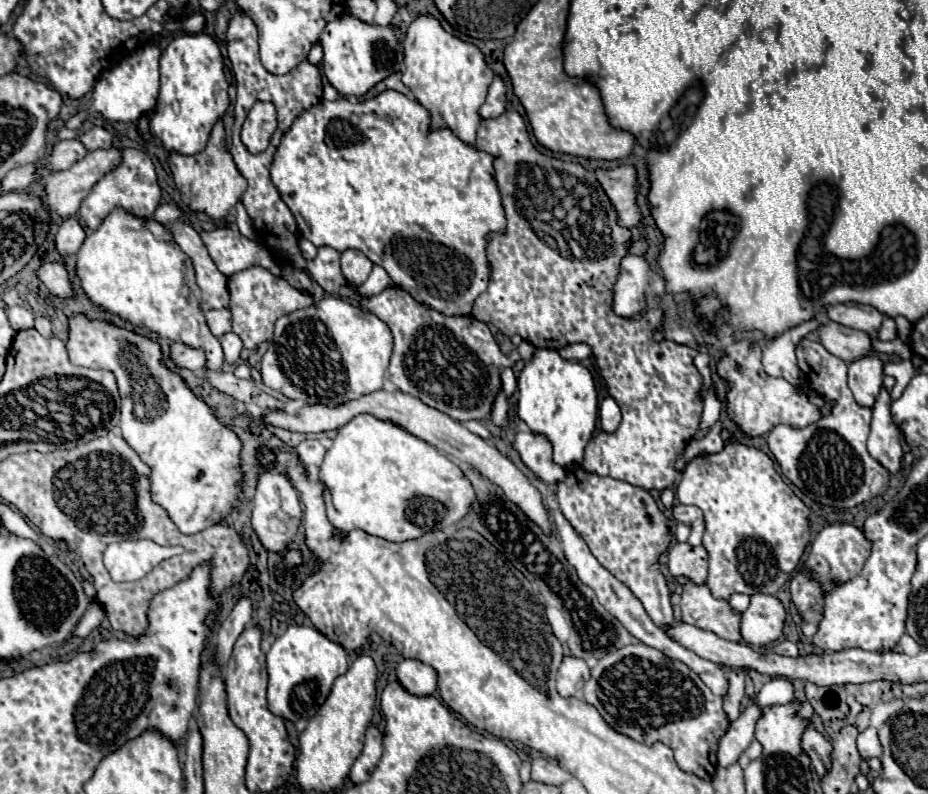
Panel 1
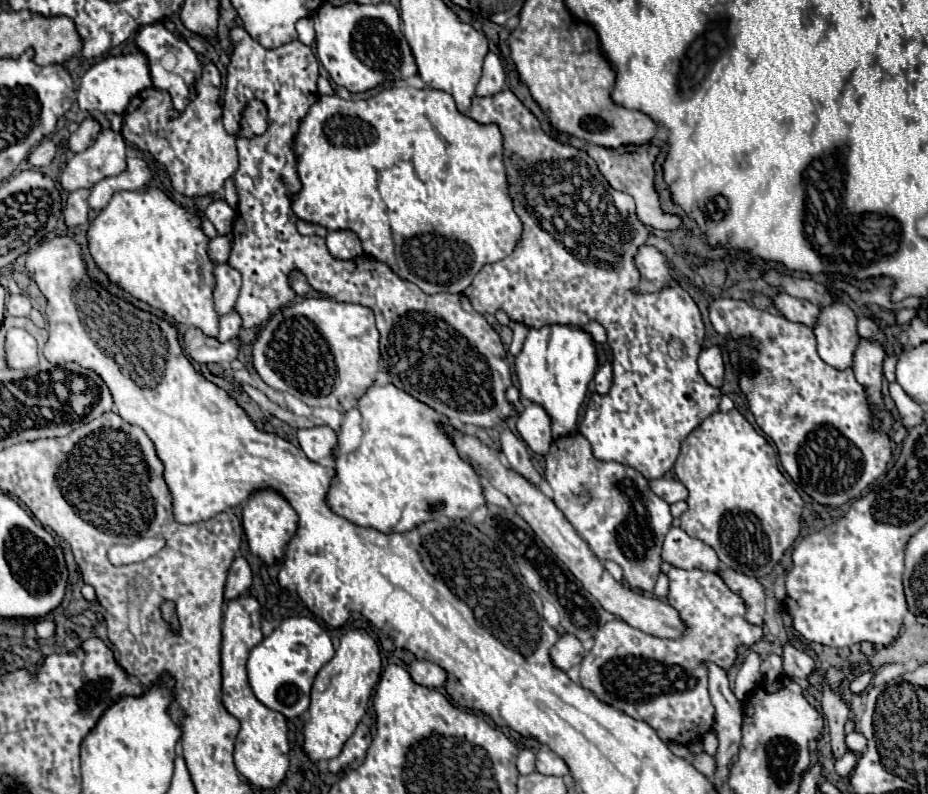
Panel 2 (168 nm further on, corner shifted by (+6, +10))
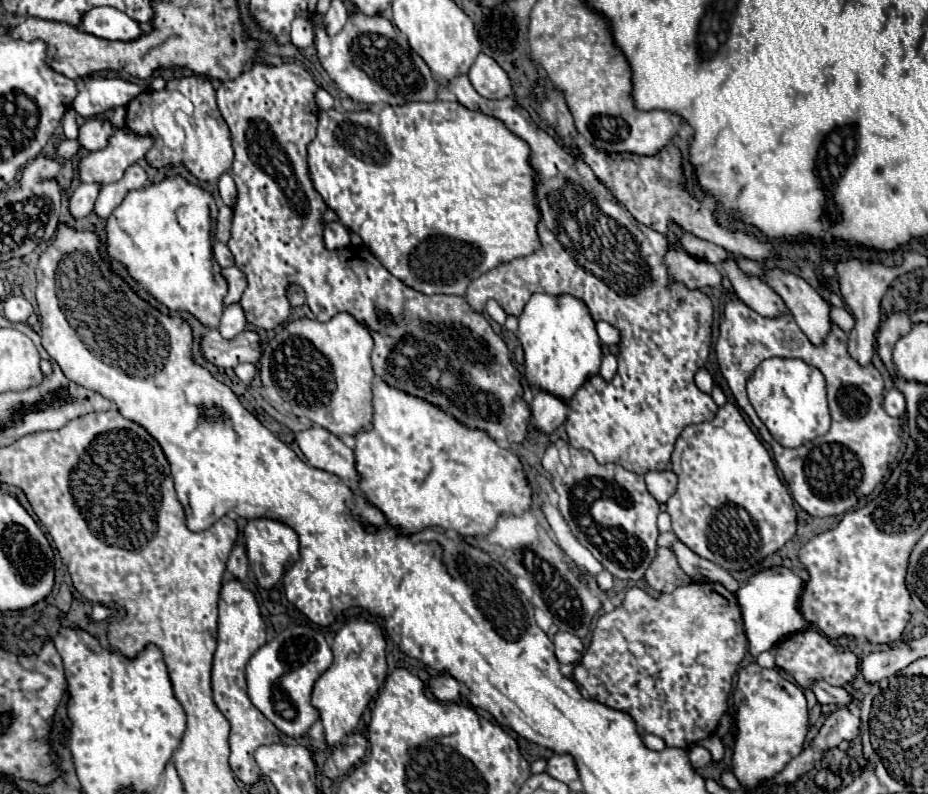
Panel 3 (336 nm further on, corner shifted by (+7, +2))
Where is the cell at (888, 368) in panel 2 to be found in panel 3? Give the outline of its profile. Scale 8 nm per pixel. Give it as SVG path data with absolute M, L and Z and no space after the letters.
M892 388L885 394L883 407L892 417L900 417L906 409L905 398L899 390Z

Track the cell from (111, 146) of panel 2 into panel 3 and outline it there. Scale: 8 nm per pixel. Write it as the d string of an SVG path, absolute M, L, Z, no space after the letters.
M119 129L111 135L105 149L93 151L79 163L79 181L81 183L115 183L123 177L125 169L153 147L155 139L151 135L139 135L131 129Z

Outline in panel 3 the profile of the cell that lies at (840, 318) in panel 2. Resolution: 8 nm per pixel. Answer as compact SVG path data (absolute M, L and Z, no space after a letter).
M779 267L767 269L763 277L773 287L773 291L785 301L801 331L815 345L819 345L825 339L825 333L829 333L831 325L829 303L803 277L787 273Z

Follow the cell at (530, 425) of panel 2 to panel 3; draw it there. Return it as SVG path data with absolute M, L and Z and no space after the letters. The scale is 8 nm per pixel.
M539 389L535 391L535 397L531 401L531 411L535 427L543 433L553 433L561 423L565 423L569 405L565 403L565 399Z

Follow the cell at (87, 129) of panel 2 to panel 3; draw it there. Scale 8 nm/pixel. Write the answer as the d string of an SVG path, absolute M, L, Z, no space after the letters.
M87 119L79 129L79 143L87 151L97 151L107 145L107 139L115 133L109 119Z

